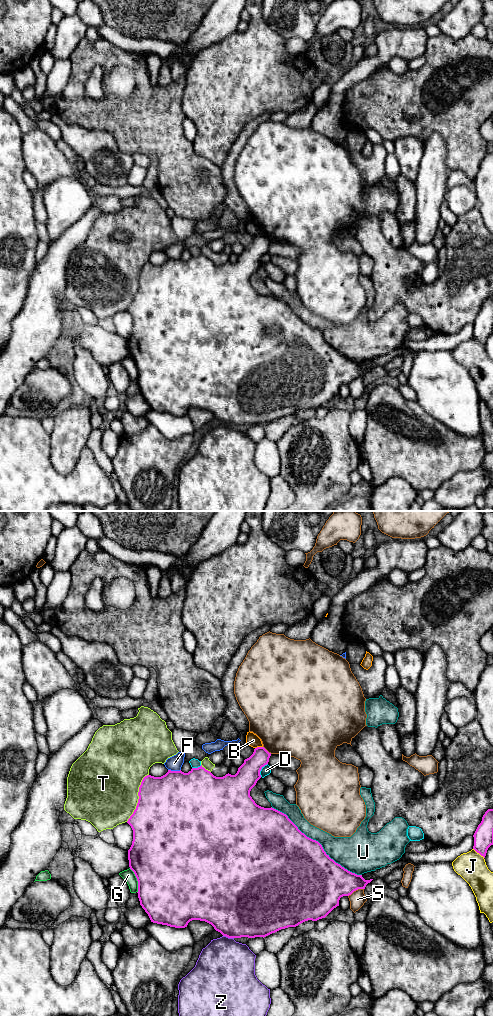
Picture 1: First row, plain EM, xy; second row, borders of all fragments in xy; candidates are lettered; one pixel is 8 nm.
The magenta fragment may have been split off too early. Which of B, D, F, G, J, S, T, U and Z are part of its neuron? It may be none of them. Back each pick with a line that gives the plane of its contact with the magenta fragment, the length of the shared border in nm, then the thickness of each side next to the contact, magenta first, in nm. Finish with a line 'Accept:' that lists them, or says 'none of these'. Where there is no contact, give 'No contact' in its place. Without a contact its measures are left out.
Accept: none of these

